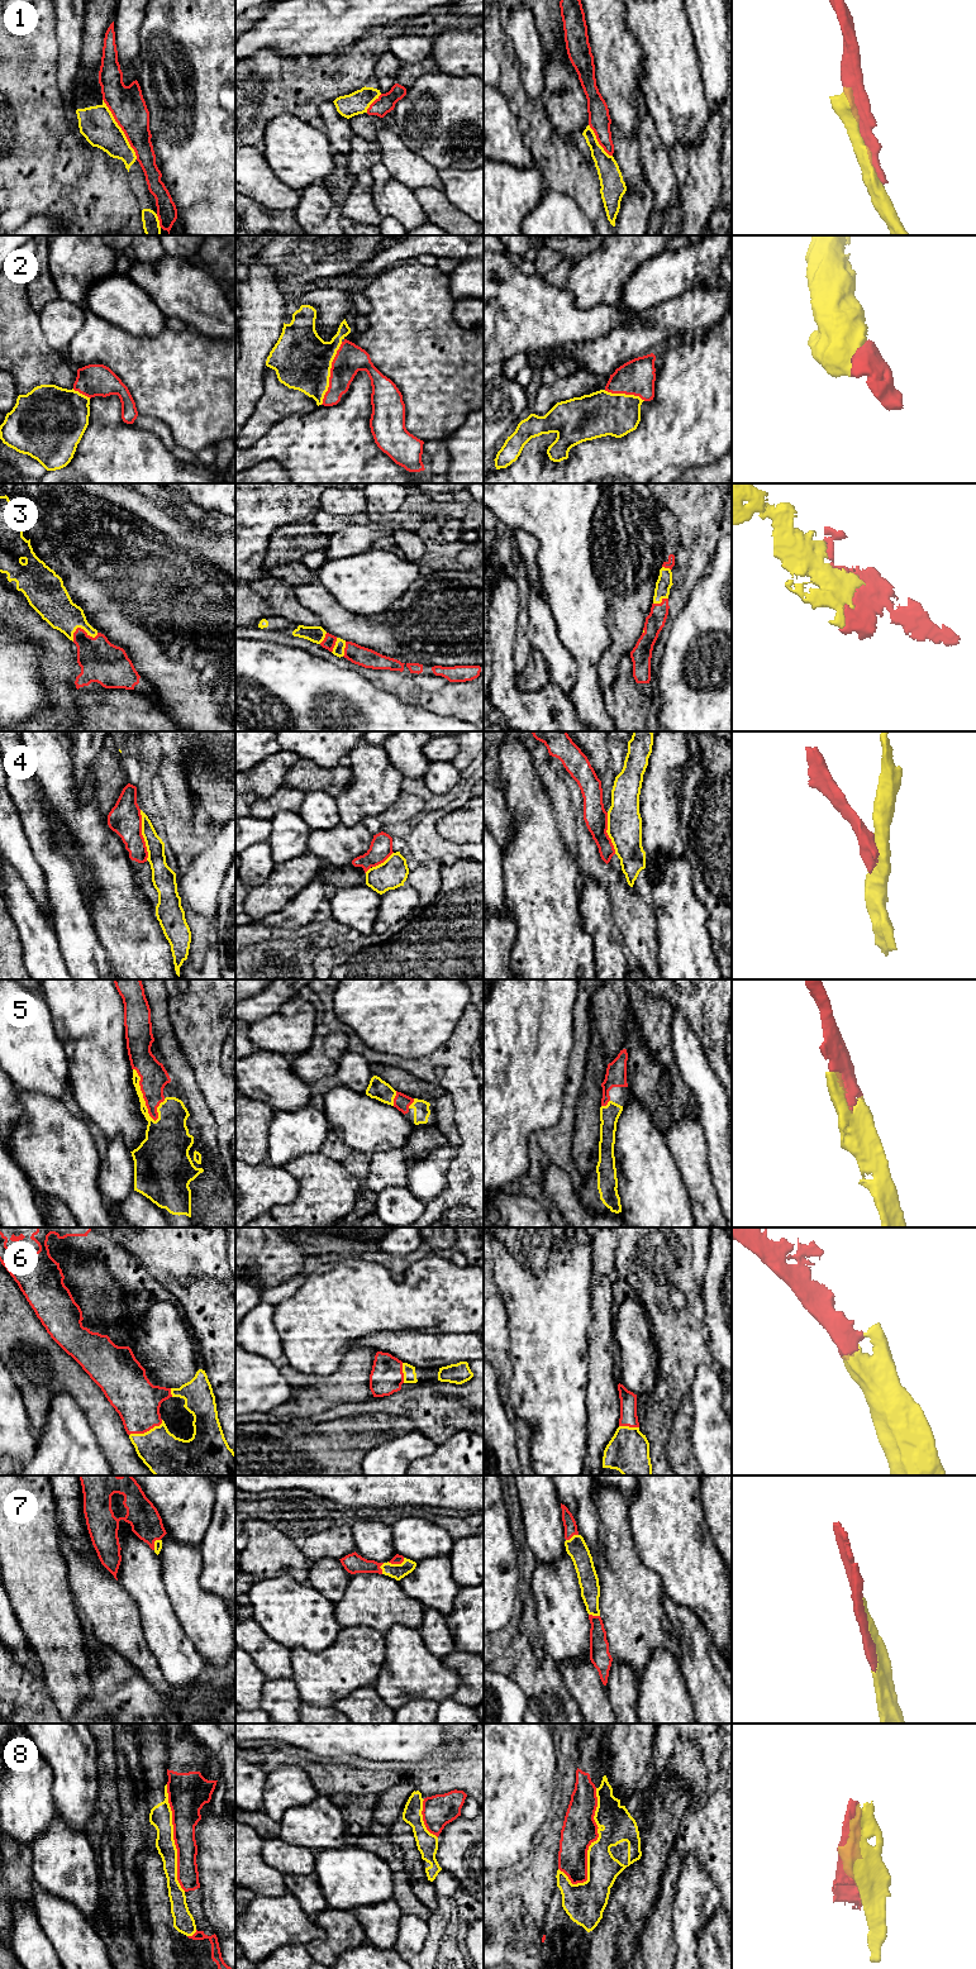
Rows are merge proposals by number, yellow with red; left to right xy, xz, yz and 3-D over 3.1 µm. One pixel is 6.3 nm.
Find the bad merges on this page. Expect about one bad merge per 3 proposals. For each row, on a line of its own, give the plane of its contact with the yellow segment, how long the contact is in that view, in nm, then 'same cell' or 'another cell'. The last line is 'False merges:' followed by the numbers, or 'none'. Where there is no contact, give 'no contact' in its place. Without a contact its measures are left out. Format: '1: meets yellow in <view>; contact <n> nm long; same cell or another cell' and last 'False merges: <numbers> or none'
1: meets yellow in xy; contact 440 nm long; another cell
2: meets yellow in xz; contact 420 nm long; same cell
3: meets yellow in xy; contact 180 nm long; same cell
4: meets yellow in xy; contact 320 nm long; another cell
5: meets yellow in xy; contact 380 nm long; same cell
6: meets yellow in xy; contact 240 nm long; same cell
7: meets yellow in xz; contact 110 nm long; same cell
8: meets yellow in yz; contact 650 nm long; another cell
False merges: 1, 4, 8

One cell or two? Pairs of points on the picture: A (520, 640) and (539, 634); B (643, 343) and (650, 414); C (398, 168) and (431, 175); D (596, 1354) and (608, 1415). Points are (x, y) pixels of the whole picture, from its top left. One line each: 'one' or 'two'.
A: two
B: two
C: one
D: one

